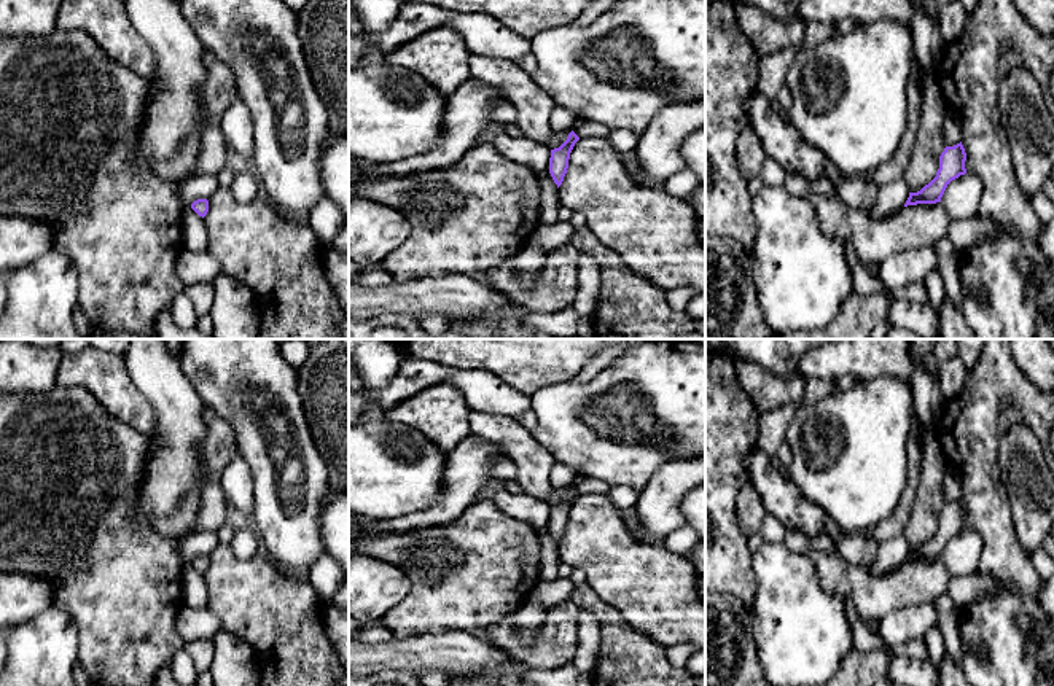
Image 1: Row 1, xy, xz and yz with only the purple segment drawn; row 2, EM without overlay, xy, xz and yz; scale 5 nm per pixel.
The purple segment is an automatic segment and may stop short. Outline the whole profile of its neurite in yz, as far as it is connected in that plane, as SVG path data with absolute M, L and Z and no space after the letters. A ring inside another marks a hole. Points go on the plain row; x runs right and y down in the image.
M962 498L954 503L946 503L939 513L939 525L936 528L936 533L920 548L909 549L904 563L941 559L941 554L947 541L952 536L958 535L960 532L966 530L965 517L966 517L966 509Z

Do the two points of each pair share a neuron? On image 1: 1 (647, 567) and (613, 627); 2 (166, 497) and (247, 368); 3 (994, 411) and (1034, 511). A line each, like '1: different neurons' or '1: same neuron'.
1: different neurons
2: different neurons
3: different neurons

